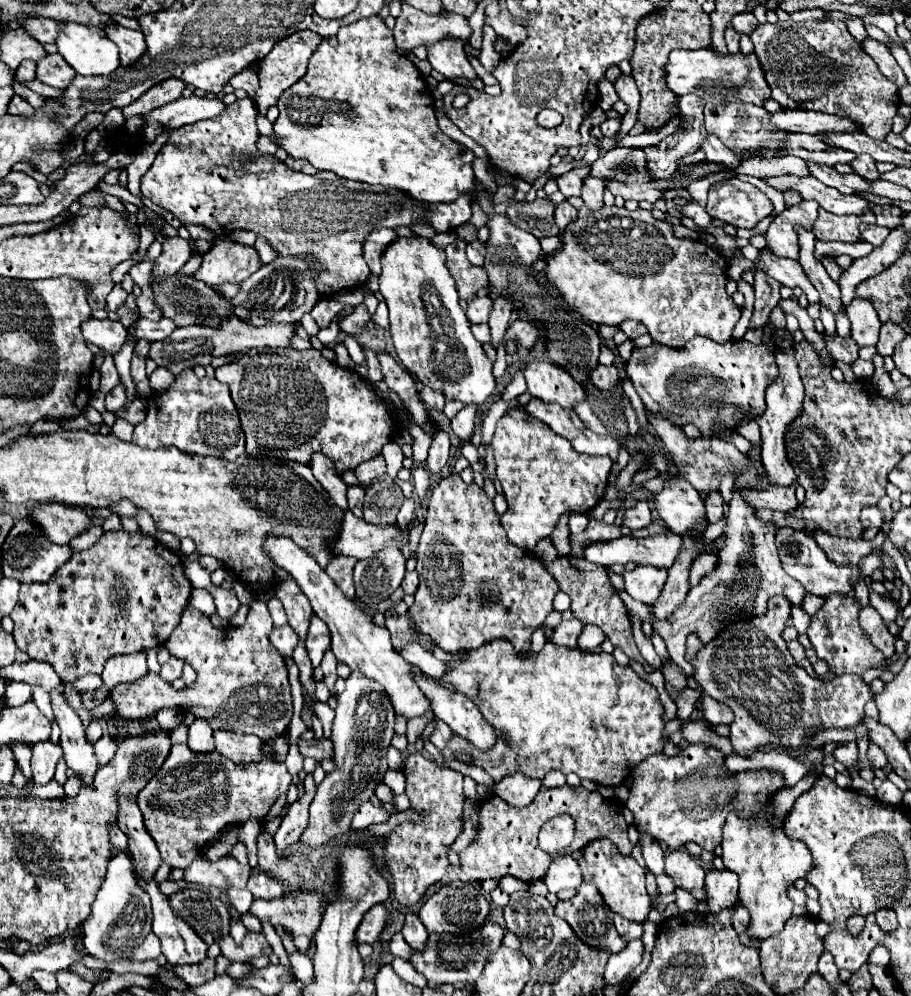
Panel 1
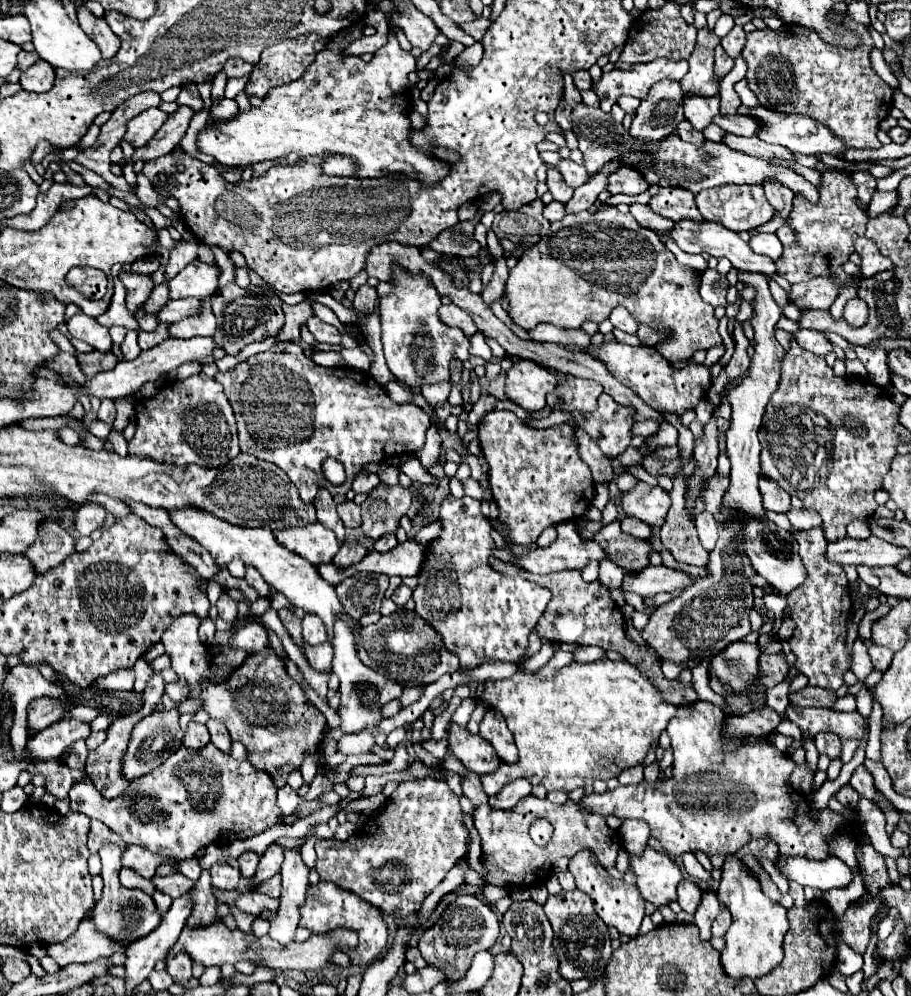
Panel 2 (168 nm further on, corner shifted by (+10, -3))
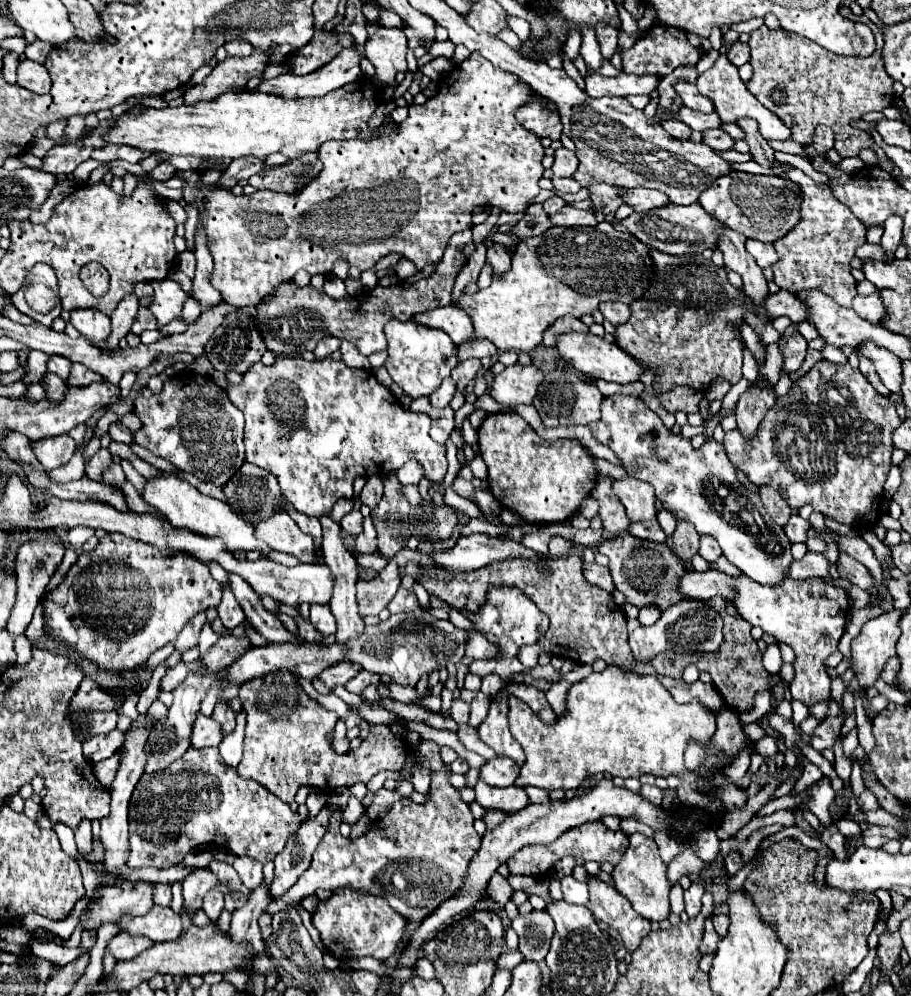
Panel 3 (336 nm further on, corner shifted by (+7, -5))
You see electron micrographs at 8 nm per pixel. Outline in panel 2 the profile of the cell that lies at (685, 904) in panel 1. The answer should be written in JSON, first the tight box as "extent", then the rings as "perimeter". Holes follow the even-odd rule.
{"extent":[678,878,702,914],"perimeter":[[[684,878],[682,884],[678,884],[678,904],[682,906],[684,912],[694,914],[700,906],[700,896],[702,896],[702,890],[694,880]]]}

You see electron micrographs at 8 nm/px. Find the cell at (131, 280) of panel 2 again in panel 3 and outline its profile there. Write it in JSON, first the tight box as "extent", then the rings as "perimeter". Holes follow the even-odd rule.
{"extent":[95,294,139,348],"perimeter":[[[127,294],[127,296],[119,302],[117,310],[111,314],[113,330],[111,330],[109,340],[105,340],[105,342],[95,342],[95,344],[101,346],[101,348],[117,348],[119,340],[121,340],[123,336],[127,336],[127,332],[131,330],[131,324],[135,322],[135,316],[137,316],[137,310],[139,310],[139,296]]]}

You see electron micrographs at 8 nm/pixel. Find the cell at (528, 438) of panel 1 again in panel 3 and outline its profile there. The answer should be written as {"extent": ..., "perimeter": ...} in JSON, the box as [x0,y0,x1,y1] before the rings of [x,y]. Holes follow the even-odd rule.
{"extent":[479,414,597,524],"perimeter":[[[487,414],[479,434],[479,452],[487,464],[487,482],[497,502],[527,522],[555,524],[573,518],[597,482],[595,458],[577,438],[545,440],[519,414]]]}

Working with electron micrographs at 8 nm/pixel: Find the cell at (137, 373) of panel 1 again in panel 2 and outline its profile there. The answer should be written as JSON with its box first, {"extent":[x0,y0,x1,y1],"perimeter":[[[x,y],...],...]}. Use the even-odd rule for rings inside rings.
{"extent":[120,330,142,360],"perimeter":[[[128,330],[128,334],[126,334],[126,338],[124,338],[124,342],[122,342],[120,348],[124,352],[124,360],[136,358],[142,352],[140,346],[138,346],[138,332],[136,330]]]}

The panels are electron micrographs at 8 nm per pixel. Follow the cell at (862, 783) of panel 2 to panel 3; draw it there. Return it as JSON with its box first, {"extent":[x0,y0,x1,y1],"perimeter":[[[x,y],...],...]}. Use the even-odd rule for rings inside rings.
{"extent":[857,790,879,812],"perimeter":[[[863,790],[863,792],[859,794],[857,802],[859,802],[859,806],[861,806],[865,812],[879,808],[879,802],[877,802],[877,798],[875,798],[875,794],[873,794],[871,790]]]}

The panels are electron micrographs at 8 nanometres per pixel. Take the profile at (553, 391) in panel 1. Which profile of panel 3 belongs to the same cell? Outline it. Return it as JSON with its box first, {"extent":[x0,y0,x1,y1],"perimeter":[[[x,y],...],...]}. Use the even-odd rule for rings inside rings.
{"extent":[491,362,543,406],"perimeter":[[[519,362],[507,366],[501,374],[495,376],[491,396],[493,400],[517,406],[517,404],[533,404],[539,384],[543,382],[543,372],[535,366],[521,366]]]}

